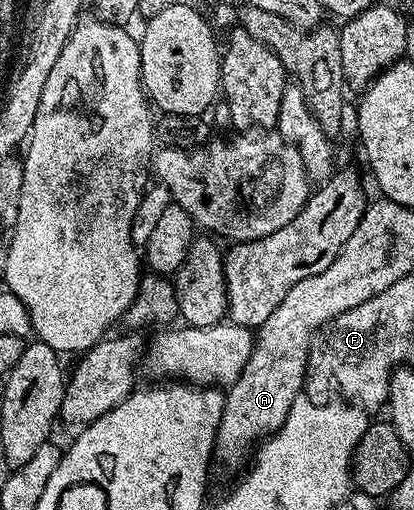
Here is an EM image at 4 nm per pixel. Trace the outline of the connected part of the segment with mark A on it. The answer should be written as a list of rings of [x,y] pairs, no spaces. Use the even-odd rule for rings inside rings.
[[[366,210],[335,262],[320,274],[298,282],[258,329],[252,357],[237,382],[225,393],[225,412],[215,444],[218,462],[238,465],[246,454],[249,455],[250,446],[256,440],[268,438],[282,428],[292,406],[303,393],[302,386],[305,387],[308,378],[310,348],[317,331],[340,314],[383,293],[398,277],[394,264],[386,260],[386,224],[374,220]]]

